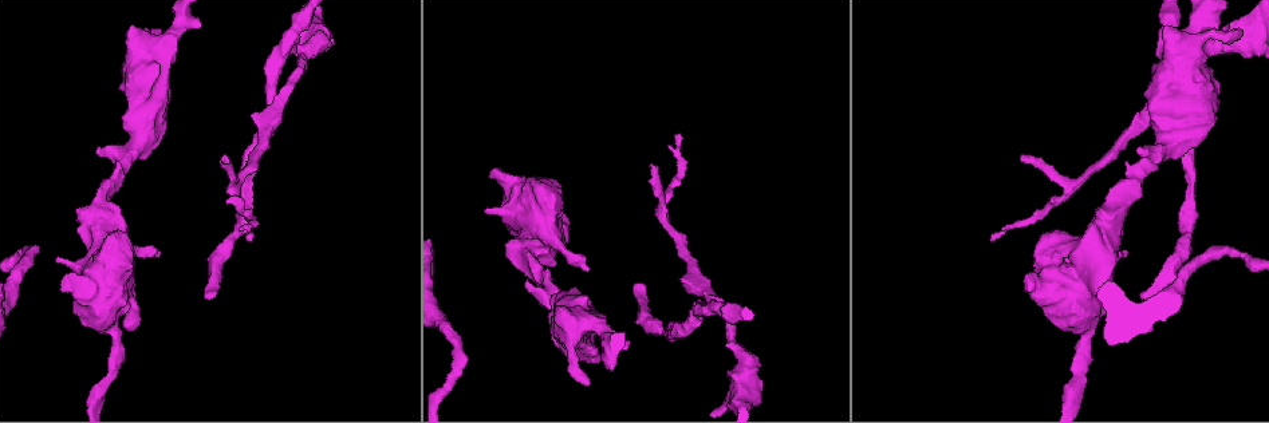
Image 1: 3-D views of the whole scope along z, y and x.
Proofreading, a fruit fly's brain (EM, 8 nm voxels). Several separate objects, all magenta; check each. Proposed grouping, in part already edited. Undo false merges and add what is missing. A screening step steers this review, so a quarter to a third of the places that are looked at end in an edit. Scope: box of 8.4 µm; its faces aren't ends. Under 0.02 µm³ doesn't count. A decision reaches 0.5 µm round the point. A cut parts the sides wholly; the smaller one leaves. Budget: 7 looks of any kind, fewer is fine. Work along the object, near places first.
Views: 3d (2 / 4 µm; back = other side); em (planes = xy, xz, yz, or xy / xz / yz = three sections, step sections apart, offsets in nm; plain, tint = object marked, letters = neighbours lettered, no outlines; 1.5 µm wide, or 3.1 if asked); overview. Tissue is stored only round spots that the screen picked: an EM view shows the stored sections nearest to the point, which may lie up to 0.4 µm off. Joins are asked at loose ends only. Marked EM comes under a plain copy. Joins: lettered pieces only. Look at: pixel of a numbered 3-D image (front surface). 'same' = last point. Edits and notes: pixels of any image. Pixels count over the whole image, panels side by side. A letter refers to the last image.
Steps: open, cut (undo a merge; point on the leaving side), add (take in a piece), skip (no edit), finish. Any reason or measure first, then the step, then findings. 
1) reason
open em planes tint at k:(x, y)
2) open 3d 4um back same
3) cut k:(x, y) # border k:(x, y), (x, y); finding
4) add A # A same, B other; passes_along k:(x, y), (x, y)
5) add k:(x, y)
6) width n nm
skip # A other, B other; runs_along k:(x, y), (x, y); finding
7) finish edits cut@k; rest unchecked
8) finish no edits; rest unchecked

an open end
open em yz step 8 letters at 1:(636, 285)

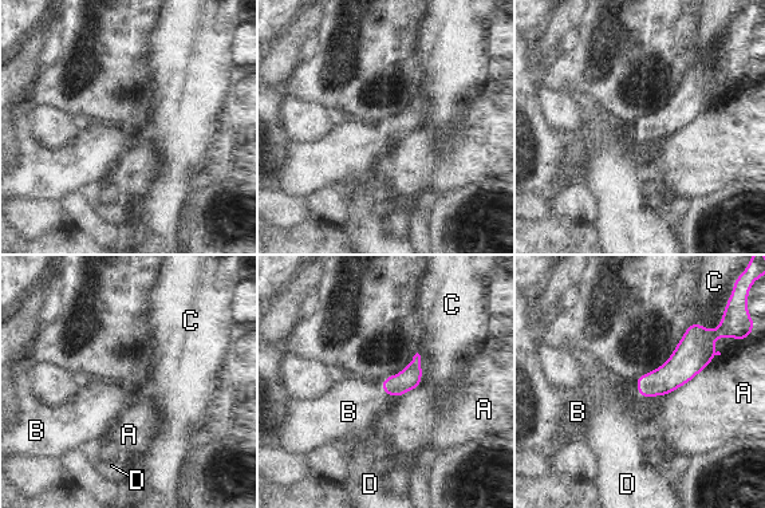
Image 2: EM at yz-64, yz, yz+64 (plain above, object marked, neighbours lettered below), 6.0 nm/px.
another direction
open em xz step 4 letters same

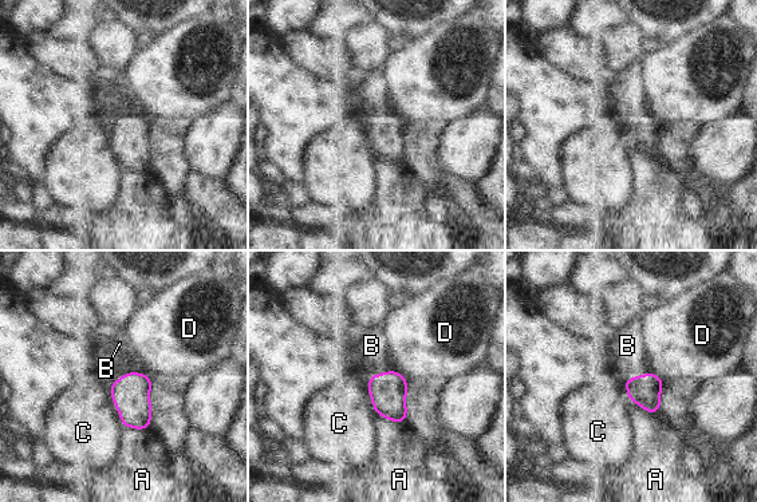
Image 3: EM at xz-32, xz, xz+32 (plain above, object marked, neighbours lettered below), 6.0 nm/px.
width 190 nm
add B # A other, B same, C other, D other; passes_along 3:(645, 390), (637, 376), (627, 346); it goes on there

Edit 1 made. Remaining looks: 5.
see it whole again
open overview

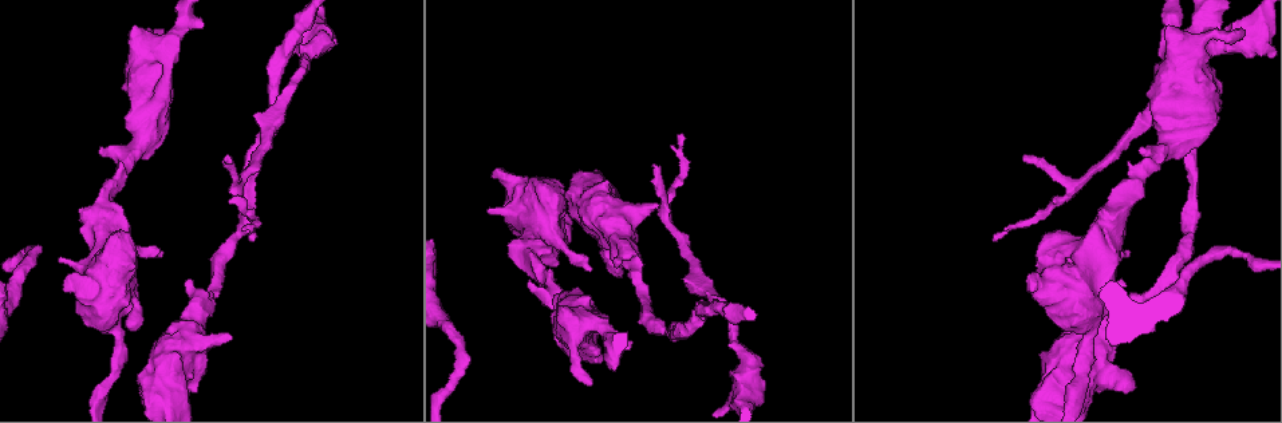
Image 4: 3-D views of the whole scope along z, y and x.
stops while still wide
open em planes letters at 4:(1168, 27)

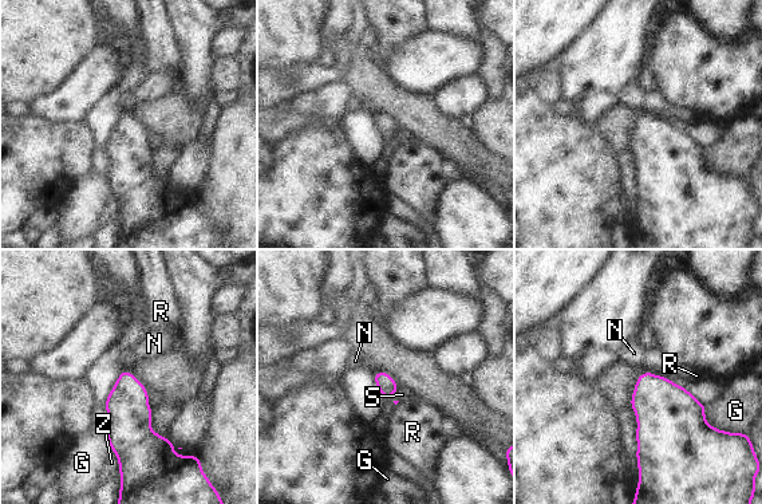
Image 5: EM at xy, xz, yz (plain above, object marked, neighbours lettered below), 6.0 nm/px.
skip # G other, N other, R other, S other, Z other; border 5:(663, 377), (683, 386), (705, 405); no lettered piece goes on from it

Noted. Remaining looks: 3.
finish edits add@3; rest unchecked

